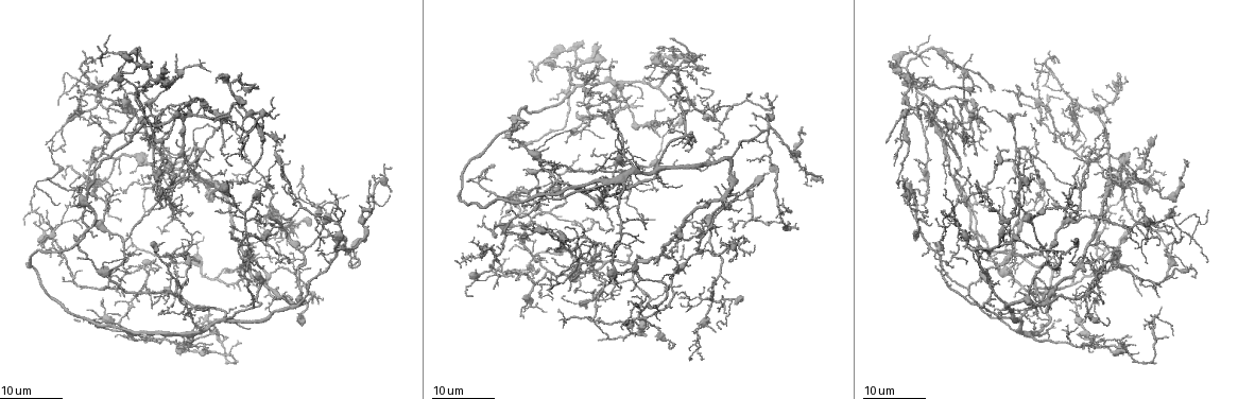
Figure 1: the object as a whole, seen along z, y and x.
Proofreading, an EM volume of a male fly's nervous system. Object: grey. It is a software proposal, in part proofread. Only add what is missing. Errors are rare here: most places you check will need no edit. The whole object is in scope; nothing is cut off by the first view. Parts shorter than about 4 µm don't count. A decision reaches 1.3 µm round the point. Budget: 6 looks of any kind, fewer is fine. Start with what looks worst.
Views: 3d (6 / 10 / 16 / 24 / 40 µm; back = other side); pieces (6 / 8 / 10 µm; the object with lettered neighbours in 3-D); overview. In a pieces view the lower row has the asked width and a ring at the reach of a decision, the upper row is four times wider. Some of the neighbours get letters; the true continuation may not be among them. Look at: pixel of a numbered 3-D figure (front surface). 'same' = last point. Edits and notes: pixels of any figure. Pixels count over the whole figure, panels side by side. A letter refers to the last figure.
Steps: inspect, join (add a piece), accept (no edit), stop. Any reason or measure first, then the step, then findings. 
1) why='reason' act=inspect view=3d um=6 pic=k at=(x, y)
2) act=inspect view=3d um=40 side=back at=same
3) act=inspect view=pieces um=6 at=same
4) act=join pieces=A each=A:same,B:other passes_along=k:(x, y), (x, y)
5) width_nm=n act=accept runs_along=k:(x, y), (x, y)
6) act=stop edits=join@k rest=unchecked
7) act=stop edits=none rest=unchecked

why='an open end' act=inspect view=3d um=24 pic=1 at=(894, 140)

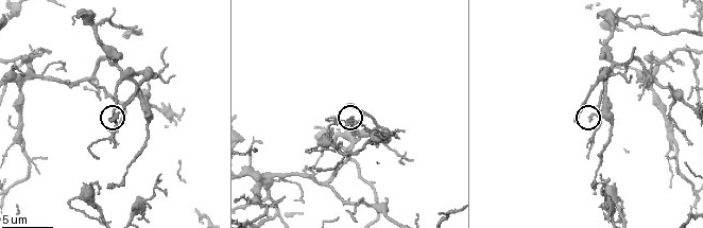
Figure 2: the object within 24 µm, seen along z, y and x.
act=inspect view=pieces um=6 pic=2 at=(591, 121)

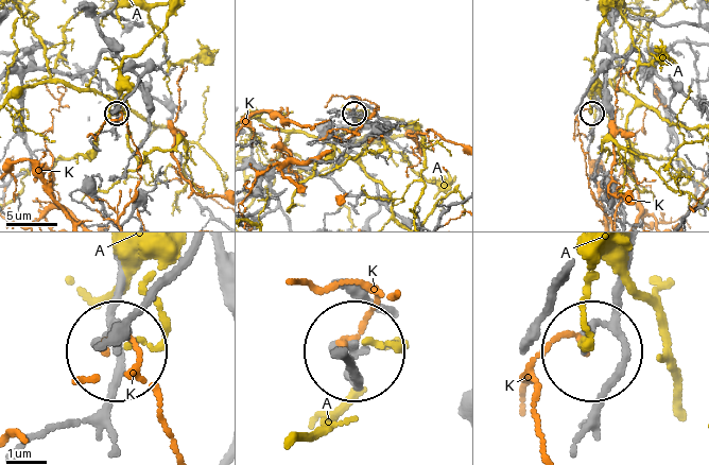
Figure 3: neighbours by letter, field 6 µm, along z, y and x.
act=accept each=A:other,K:other found='no lettered piece goes on from it'

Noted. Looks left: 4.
act=inspect view=3d um=24 pic=1 at=(599, 340)

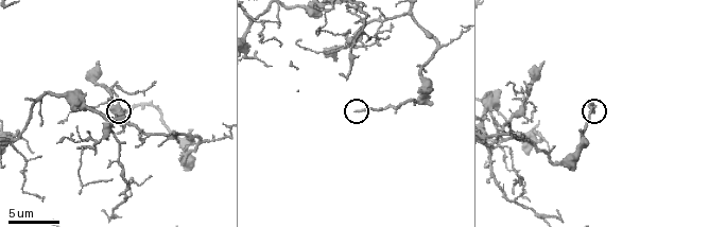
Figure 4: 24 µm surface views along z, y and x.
act=inspect view=3d um=6 pic=4 at=(354, 109)

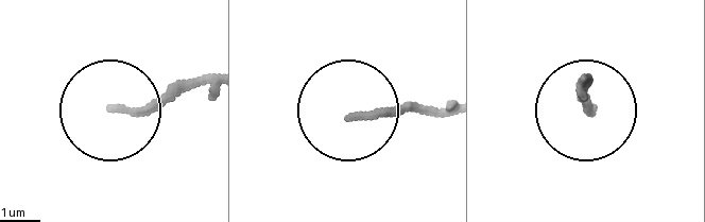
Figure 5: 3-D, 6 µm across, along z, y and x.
act=inspect view=pieces um=10 pic=5 at=(352, 117)

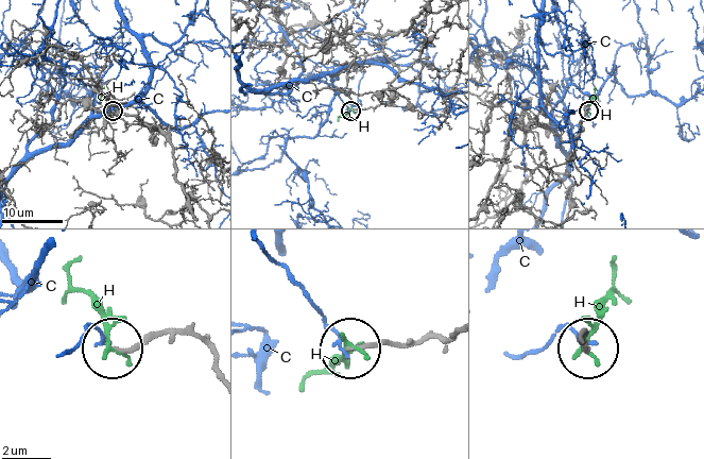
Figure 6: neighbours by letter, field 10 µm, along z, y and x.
act=accept each=C:other,H:other runs_along=6:(451, 335), (352, 347) found='none of them fits'

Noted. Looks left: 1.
act=stop edits=none rest=unchecked

